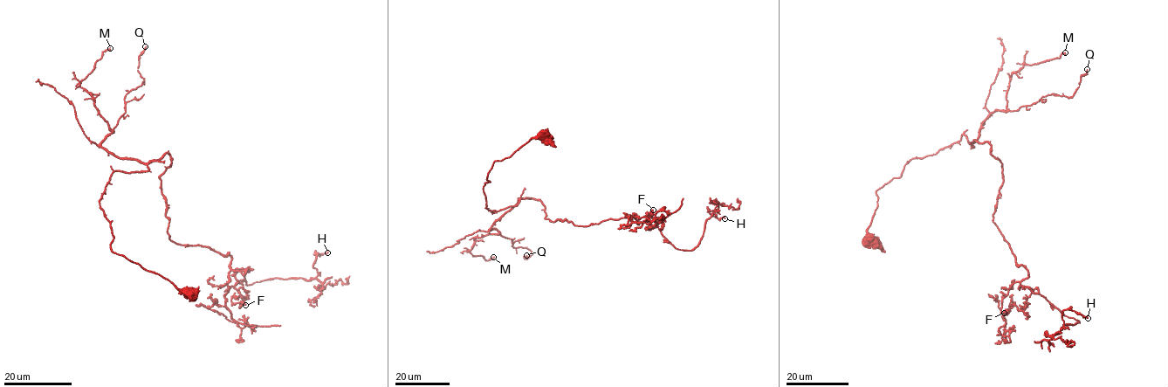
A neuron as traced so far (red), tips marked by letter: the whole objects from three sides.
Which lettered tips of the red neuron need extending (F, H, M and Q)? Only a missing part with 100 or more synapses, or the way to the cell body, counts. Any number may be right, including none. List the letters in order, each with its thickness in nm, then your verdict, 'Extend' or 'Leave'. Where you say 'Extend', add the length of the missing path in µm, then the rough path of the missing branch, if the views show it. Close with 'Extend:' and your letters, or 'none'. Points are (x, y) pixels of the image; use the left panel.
F: Thickness 200 nm. Leave
H: Thickness 260 nm. Leave
M: Thickness 340 nm. Leave
Q: Thickness 150 nm. Leave
Extend: none

